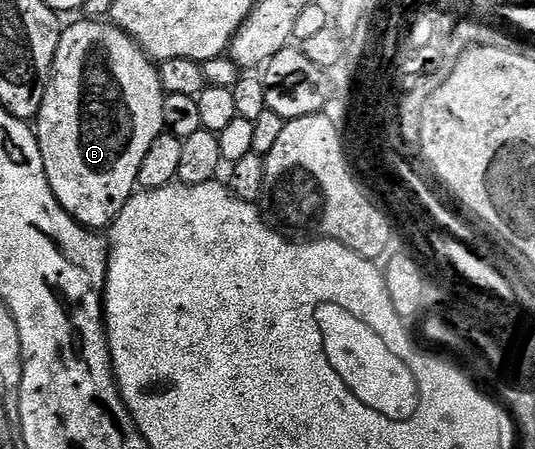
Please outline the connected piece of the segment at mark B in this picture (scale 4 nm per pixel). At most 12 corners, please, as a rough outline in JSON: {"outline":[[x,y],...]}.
{"outline":[[61,29],[34,133],[58,204],[111,227],[165,133],[157,63]]}

